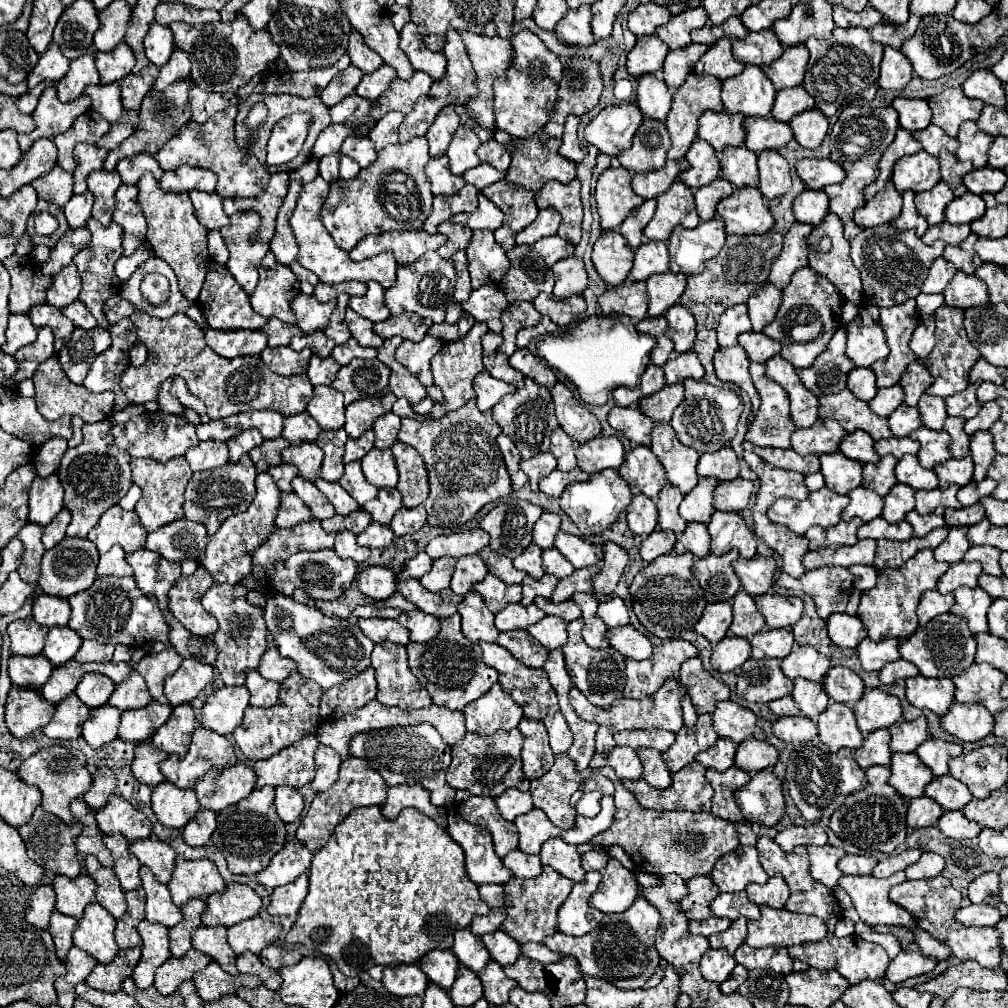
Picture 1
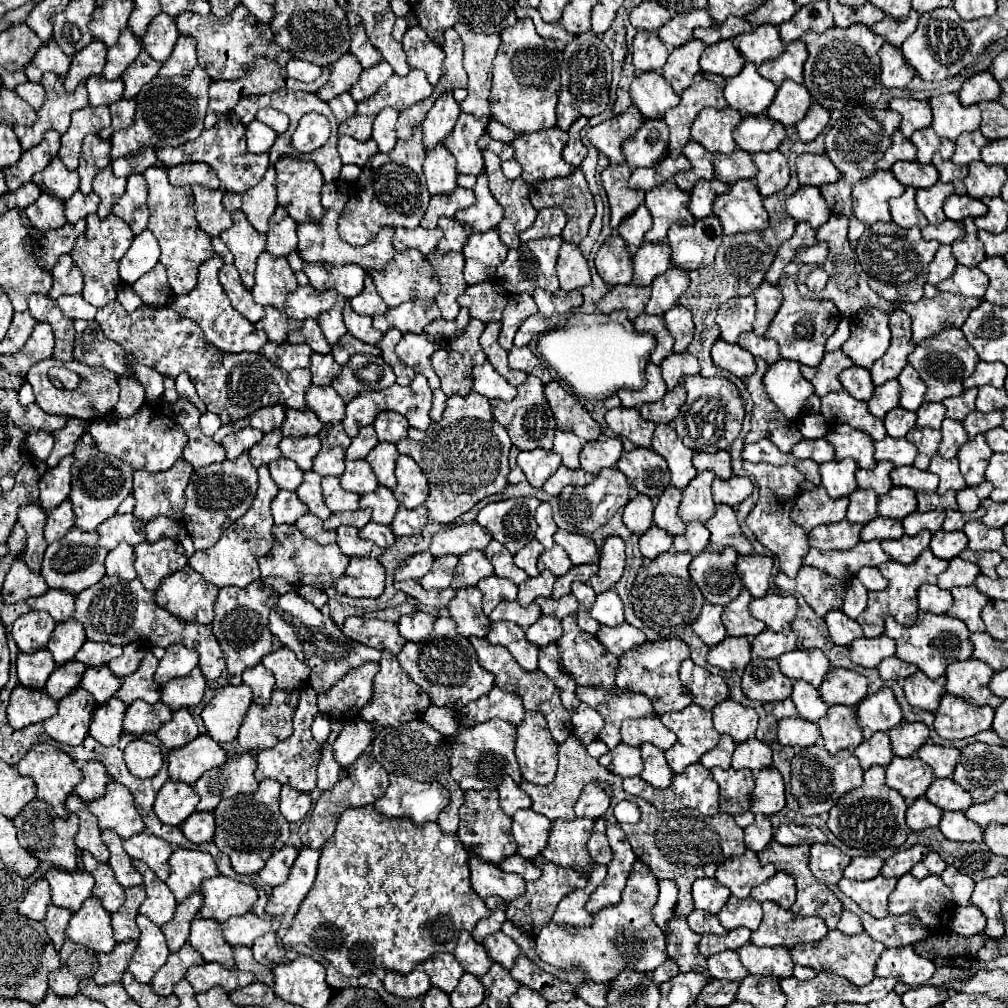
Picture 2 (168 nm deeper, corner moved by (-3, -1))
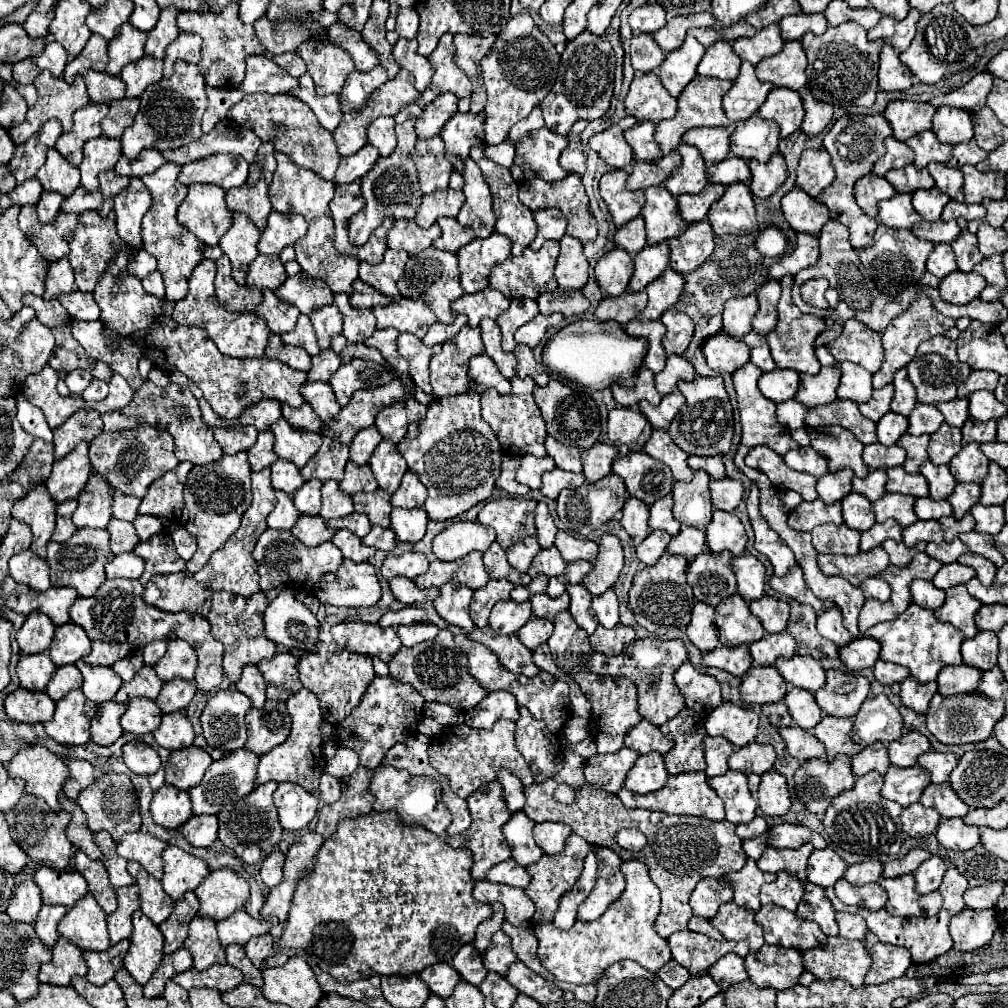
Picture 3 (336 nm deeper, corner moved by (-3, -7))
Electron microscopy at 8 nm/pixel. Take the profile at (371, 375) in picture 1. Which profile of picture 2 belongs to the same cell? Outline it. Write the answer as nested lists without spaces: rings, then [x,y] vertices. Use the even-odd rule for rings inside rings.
[[[352,355],[350,361],[342,367],[340,375],[332,381],[334,391],[350,403],[360,391],[384,389],[396,381],[392,367],[380,355]]]

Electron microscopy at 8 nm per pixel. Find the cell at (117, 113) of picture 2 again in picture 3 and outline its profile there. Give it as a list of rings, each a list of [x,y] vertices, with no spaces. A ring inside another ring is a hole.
[[[128,97],[110,103],[110,113],[102,121],[102,133],[106,137],[118,139],[124,133],[124,129],[132,125],[138,107],[140,107],[140,101],[138,99],[128,99]]]

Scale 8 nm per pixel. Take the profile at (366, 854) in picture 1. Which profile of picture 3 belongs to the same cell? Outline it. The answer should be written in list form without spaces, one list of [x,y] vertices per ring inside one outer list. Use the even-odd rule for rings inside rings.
[[[372,811],[368,815],[360,815],[356,819],[342,819],[342,823],[338,825],[338,831],[328,837],[318,853],[318,865],[314,871],[310,873],[310,877],[305,877],[298,883],[298,889],[294,893],[292,899],[292,907],[290,907],[290,915],[286,921],[286,929],[282,933],[282,945],[284,947],[296,947],[296,949],[304,949],[312,961],[326,973],[330,973],[336,981],[340,983],[350,983],[350,981],[358,981],[358,979],[368,979],[372,975],[402,975],[408,977],[412,973],[420,973],[424,967],[440,963],[440,961],[452,961],[452,957],[456,955],[456,951],[474,941],[474,931],[476,927],[492,917],[492,907],[484,905],[480,901],[476,901],[472,897],[472,887],[474,883],[470,881],[472,869],[472,853],[466,847],[450,847],[442,837],[438,837],[436,833],[424,829],[424,827],[408,827],[404,823],[398,821],[394,811]]]

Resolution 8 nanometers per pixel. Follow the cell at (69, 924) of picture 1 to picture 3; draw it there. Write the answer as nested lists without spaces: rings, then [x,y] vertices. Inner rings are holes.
[[[44,905],[38,913],[38,919],[34,923],[34,929],[36,929],[36,935],[42,943],[46,943],[50,949],[56,945],[56,939],[58,939],[58,923],[60,919],[66,915],[66,907],[62,905]]]

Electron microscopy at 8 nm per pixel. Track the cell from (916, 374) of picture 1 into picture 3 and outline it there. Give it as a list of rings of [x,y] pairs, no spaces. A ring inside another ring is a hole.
[[[900,369],[896,375],[894,375],[894,399],[890,403],[890,411],[894,413],[900,413],[900,415],[910,415],[912,409],[916,407],[916,391],[914,391],[914,385],[912,381],[908,379],[908,373],[906,369]]]

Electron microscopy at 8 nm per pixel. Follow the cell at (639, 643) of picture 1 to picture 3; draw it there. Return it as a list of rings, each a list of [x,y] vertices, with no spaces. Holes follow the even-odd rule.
[[[618,623],[614,629],[606,629],[598,625],[598,629],[590,635],[590,645],[594,651],[610,657],[610,655],[620,655],[624,653],[624,647],[628,643],[634,643],[634,629],[628,625]]]

